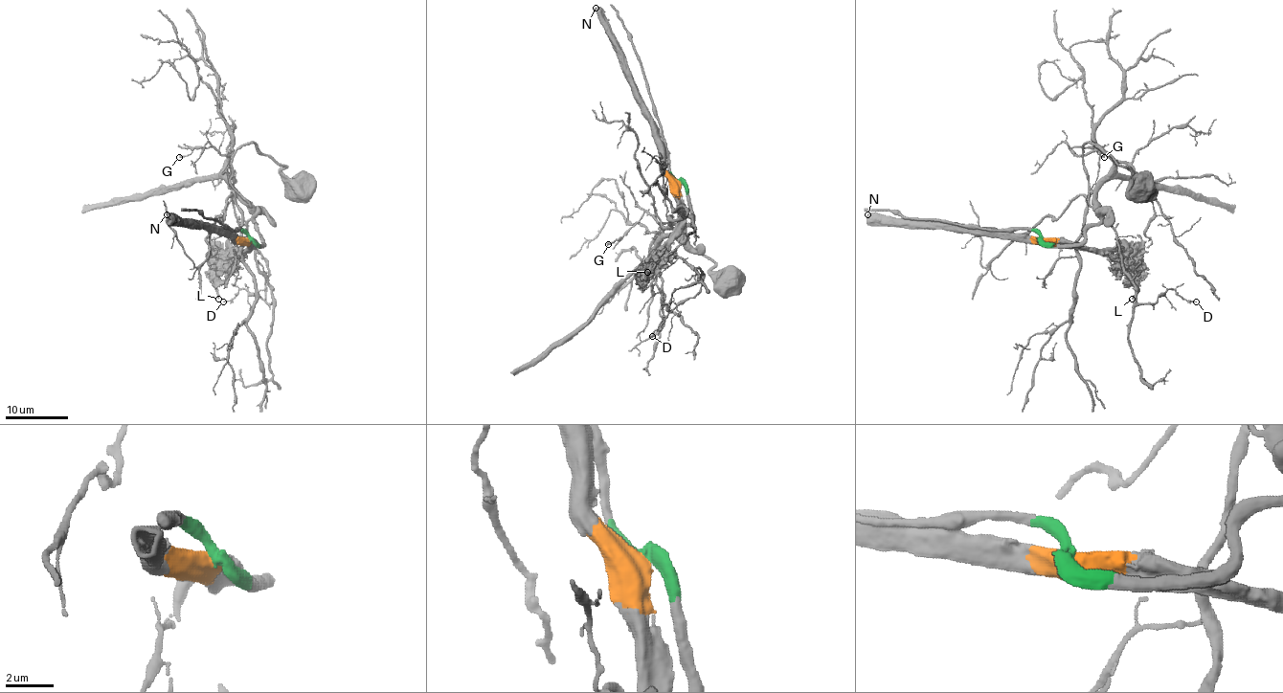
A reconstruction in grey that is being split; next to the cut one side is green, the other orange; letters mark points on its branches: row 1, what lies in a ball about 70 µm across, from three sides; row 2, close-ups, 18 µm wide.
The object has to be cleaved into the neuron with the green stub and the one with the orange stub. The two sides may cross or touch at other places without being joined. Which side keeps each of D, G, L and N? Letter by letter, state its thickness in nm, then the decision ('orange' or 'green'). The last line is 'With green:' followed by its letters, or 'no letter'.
D: 130 nm thick; green
G: 140 nm thick; green
L: 190 nm thick; orange
N: 550 nm thick; orange
With green: D, G

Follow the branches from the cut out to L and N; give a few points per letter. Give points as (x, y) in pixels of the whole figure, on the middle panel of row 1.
L: (679, 181), (679, 220), (672, 239), (647, 267), (645, 277), (647, 272)
N: (679, 181), (664, 167), (663, 142), (635, 85), (623, 55), (596, 7)

